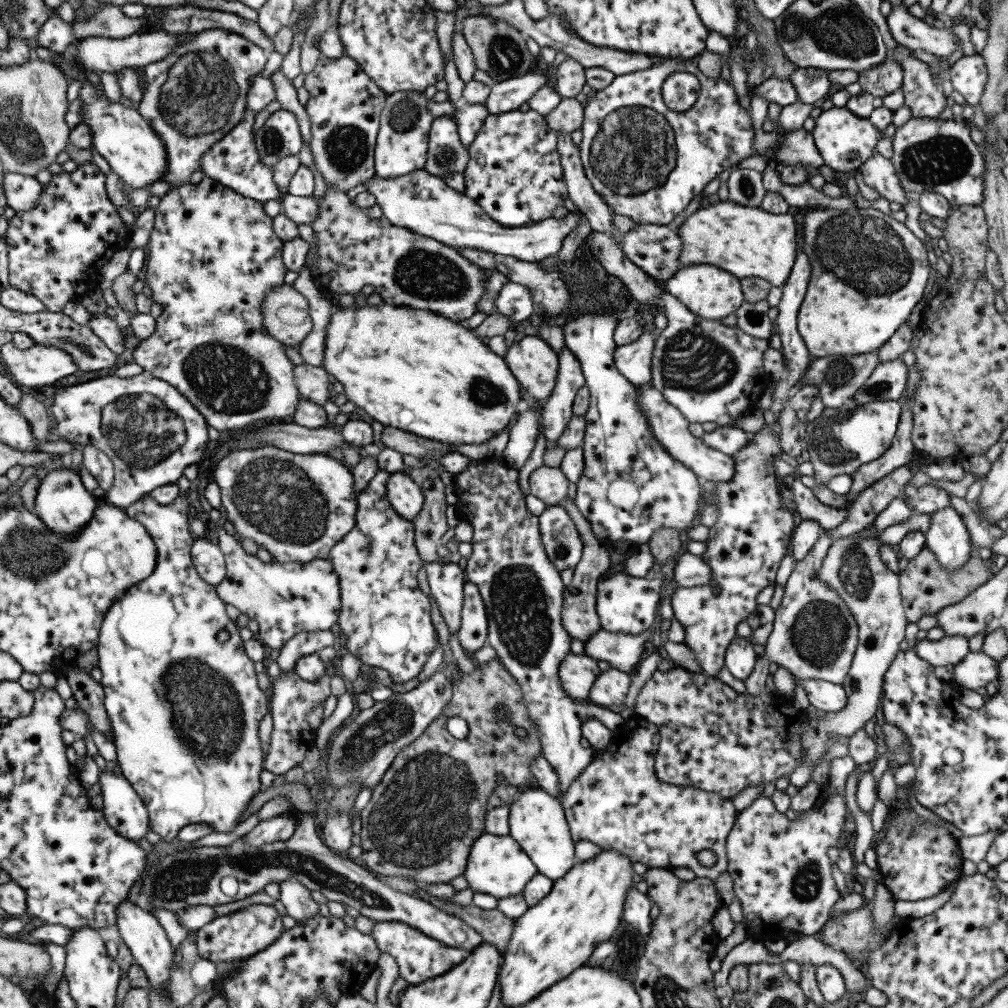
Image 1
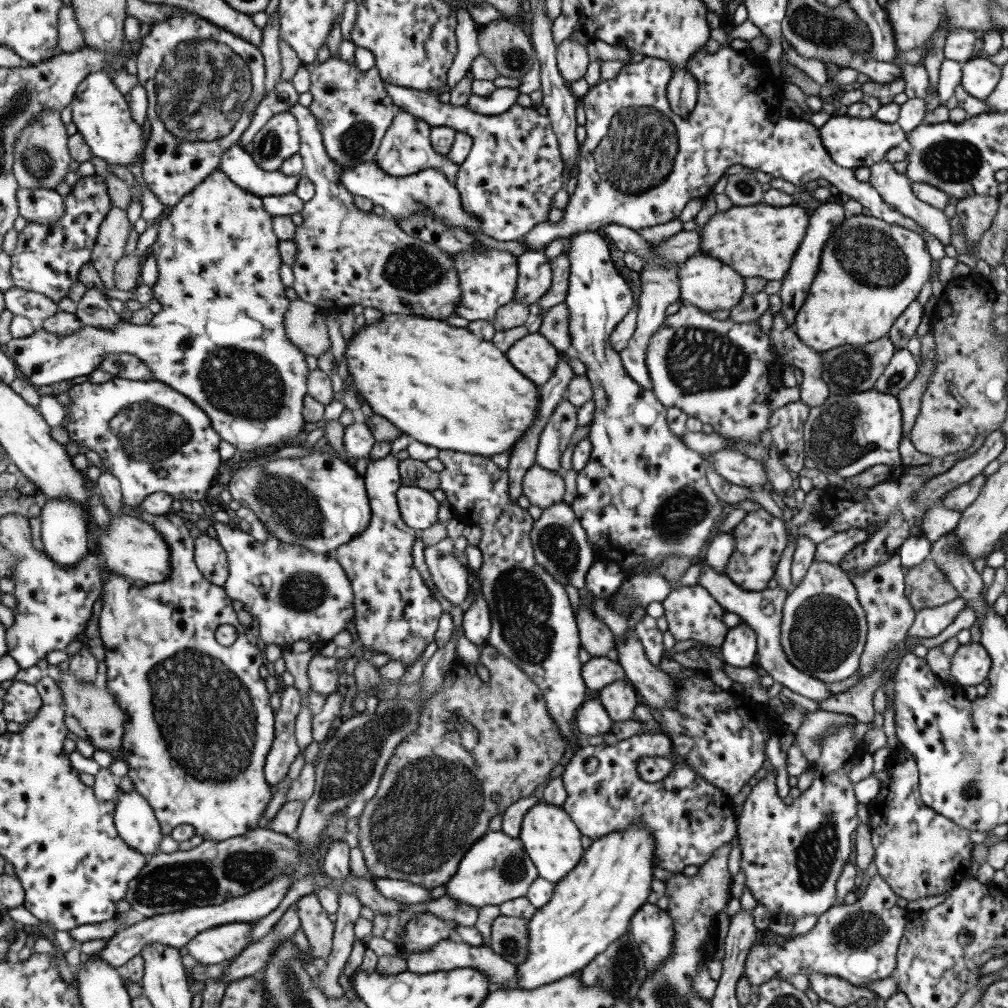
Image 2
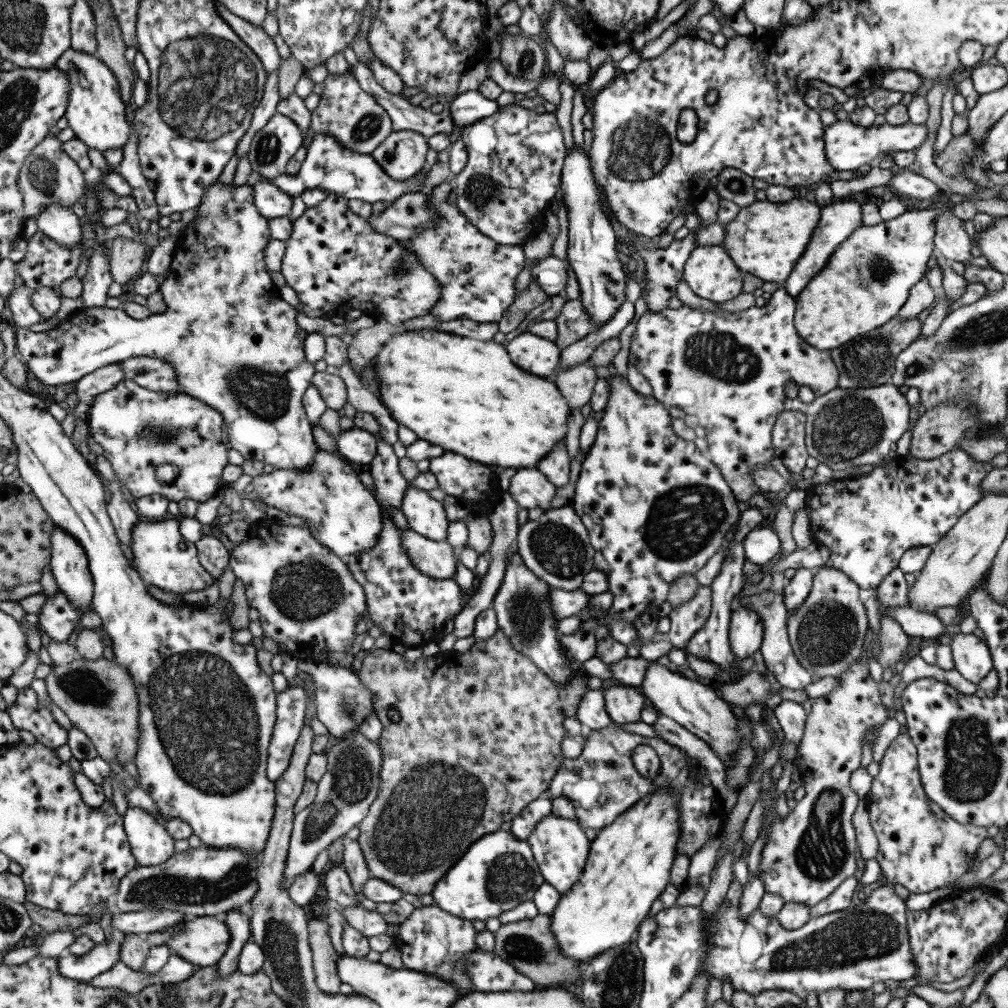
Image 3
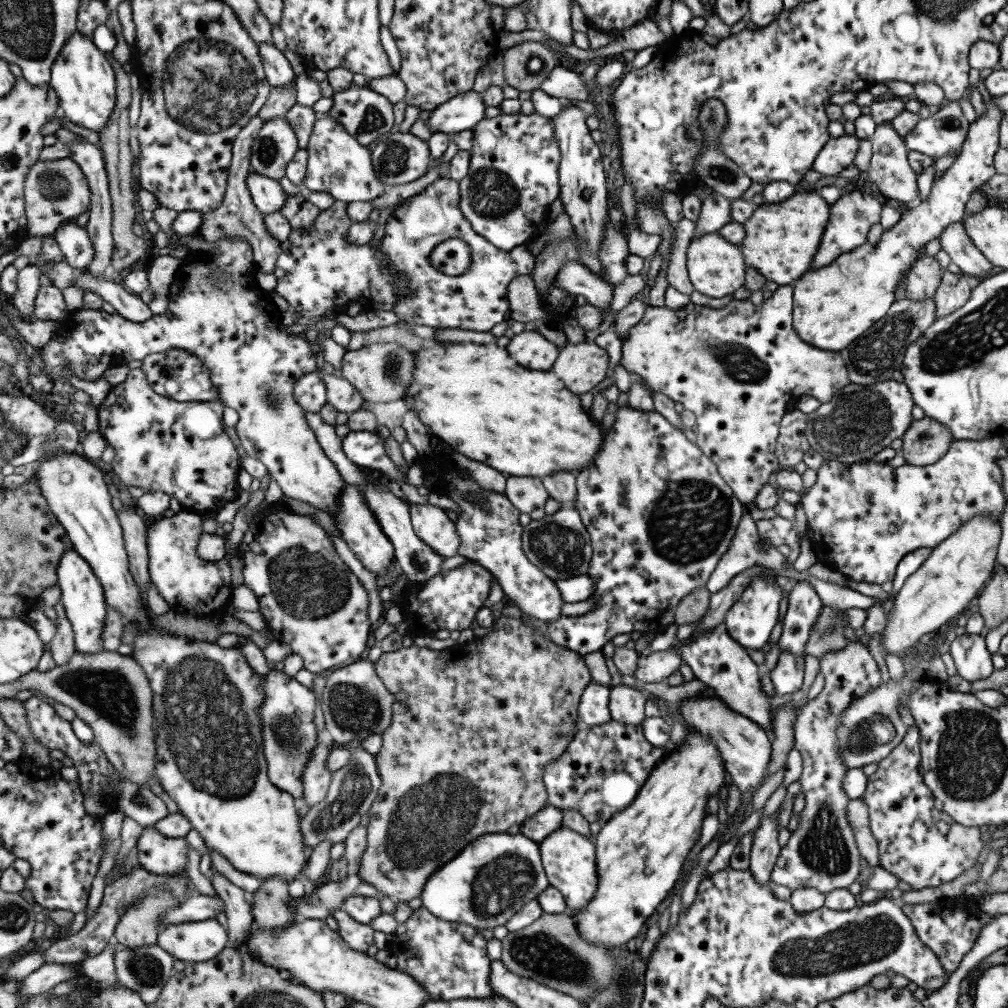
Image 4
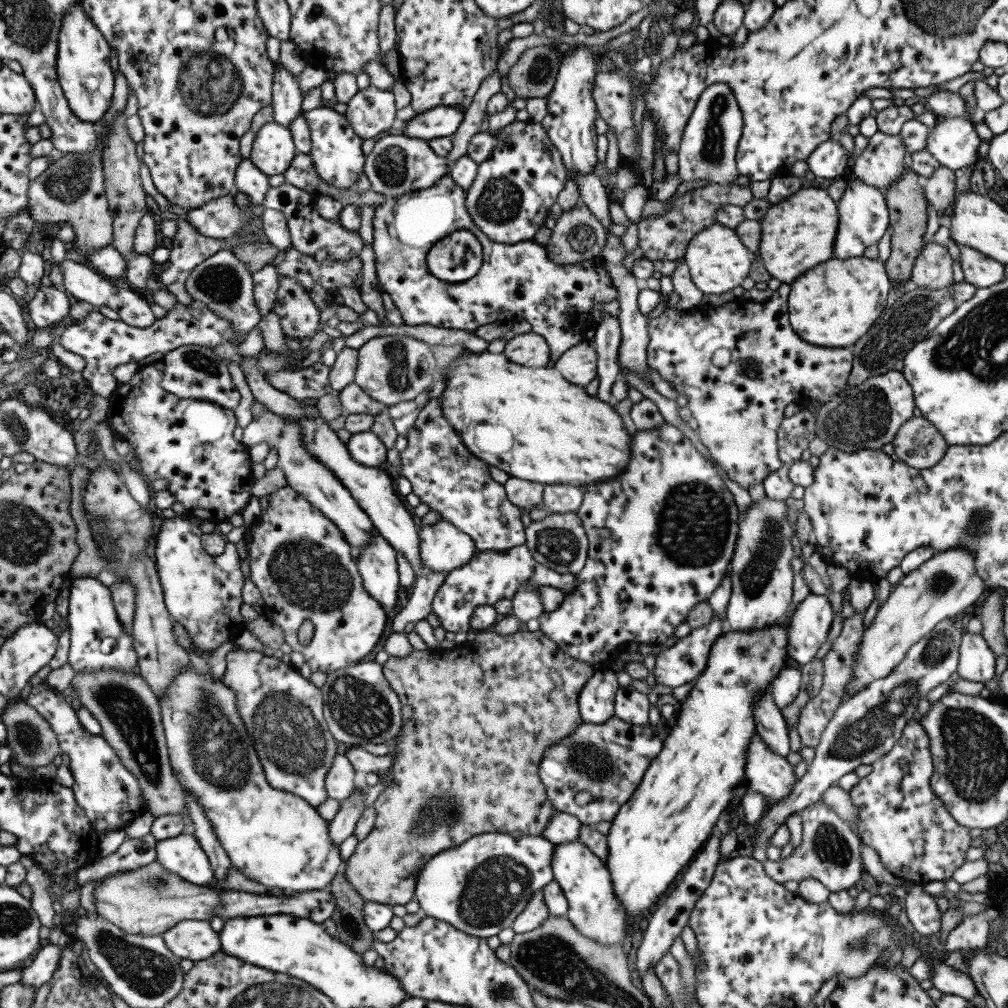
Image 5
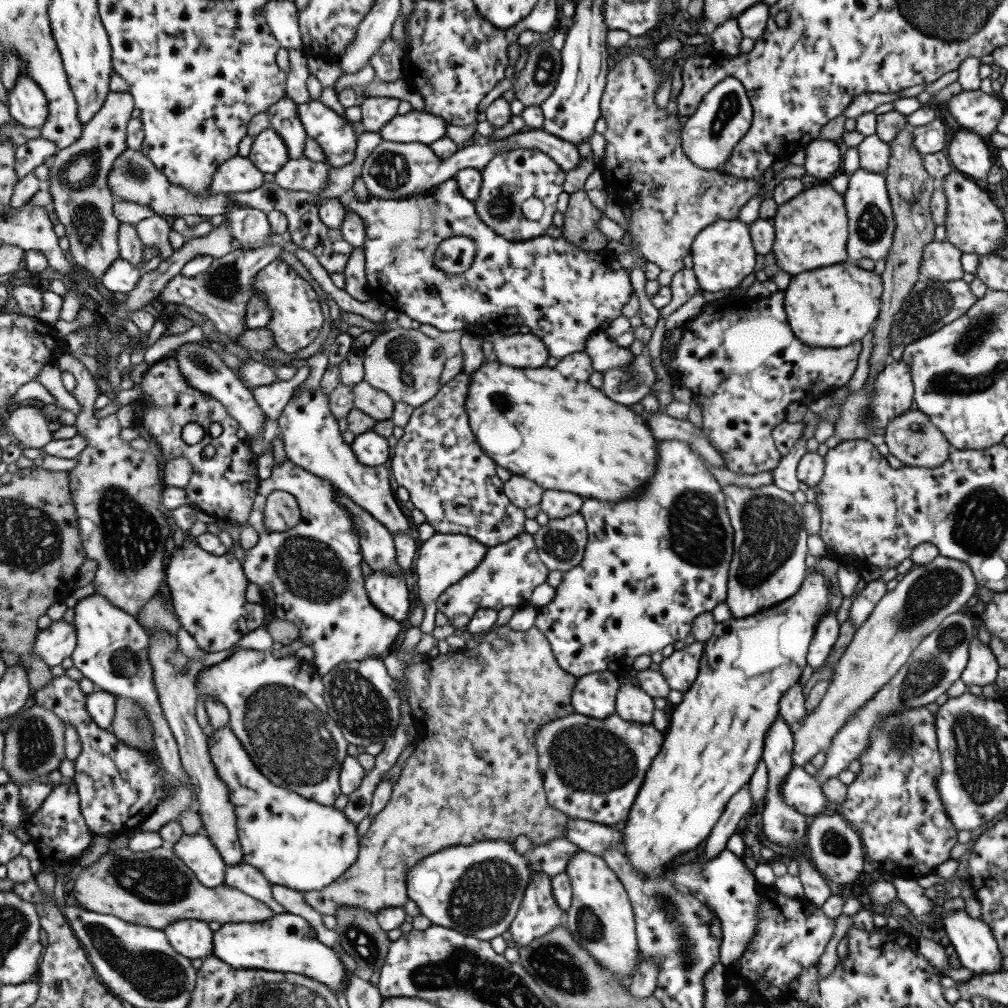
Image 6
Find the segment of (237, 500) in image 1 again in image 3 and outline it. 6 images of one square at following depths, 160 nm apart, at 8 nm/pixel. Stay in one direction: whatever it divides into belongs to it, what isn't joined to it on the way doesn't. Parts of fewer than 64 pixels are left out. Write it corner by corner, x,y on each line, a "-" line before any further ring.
318,449
313,464
305,472
273,468
269,474
253,477
250,486
266,506
306,520
309,534
337,557
345,559
371,550
381,530
379,505
367,492
362,478
340,456

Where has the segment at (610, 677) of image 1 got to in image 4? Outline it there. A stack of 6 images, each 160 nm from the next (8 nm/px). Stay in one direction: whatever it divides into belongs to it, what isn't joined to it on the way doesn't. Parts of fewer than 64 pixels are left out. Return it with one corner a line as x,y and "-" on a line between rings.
627,685
612,686
608,700
610,719
628,725
640,725
645,718
645,701
643,694

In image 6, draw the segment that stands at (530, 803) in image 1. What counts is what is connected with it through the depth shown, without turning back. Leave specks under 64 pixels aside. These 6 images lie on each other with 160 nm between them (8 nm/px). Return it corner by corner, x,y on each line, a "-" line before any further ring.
575,851
564,868
571,887
571,901
566,911
566,925
577,945
599,964
599,968
622,979
635,972
638,946
634,930
633,910
626,891
615,873
599,855

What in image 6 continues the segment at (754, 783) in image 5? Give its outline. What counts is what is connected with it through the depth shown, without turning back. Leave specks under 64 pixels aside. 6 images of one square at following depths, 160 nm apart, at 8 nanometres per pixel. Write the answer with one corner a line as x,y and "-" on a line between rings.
792,765
781,783
782,801
799,814
815,816
833,810
815,777
805,773
802,767

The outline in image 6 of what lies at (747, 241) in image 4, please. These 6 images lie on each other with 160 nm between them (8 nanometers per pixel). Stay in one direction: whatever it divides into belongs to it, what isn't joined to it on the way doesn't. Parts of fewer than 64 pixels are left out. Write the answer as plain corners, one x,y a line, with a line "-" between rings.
828,184
803,189
776,207
777,212
771,219
774,239
770,252
773,252
779,270
795,276
805,270
848,260
845,250
848,230
844,200

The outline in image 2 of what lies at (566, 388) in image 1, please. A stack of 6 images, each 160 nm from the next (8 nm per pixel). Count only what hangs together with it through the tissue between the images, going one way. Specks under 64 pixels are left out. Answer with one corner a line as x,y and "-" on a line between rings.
562,399
555,406
553,414
539,434
534,465
562,474
559,459
576,429
576,412
576,407
567,399

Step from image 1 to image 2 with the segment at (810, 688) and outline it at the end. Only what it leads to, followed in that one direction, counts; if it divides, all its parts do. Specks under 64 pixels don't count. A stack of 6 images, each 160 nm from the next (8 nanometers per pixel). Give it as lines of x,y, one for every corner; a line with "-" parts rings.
703,561
696,586
703,587
708,596
713,597
726,612
737,614
742,622
749,627
756,636
756,667
764,674
771,676
775,682
779,682
781,687
789,689
791,692
803,696
812,701
823,701
831,696
827,690
826,683
822,680
814,679
812,676
797,670
797,667
789,664
787,657
784,655
780,645
780,622
781,609
785,597
791,590
791,586
787,591
775,587
759,592
751,592
741,590
736,584
733,584
727,575
717,572
712,566
707,565

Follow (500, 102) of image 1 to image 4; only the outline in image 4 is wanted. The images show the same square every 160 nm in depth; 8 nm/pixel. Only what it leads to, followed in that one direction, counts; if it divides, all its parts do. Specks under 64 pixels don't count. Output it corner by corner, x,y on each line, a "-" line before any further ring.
473,90
456,94
443,104
431,110
426,125
431,133
452,135
462,130
471,130
475,123
483,119
485,105
482,95

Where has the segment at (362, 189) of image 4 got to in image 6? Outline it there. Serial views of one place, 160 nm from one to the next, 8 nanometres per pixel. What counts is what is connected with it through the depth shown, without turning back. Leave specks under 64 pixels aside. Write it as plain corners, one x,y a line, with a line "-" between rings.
315,99
298,104
296,111
306,136
320,146
327,167
339,168
353,160
356,136
343,117

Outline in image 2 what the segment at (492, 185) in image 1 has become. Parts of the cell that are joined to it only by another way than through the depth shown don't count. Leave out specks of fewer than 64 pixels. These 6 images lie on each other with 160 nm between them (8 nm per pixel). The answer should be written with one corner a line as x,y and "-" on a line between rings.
383,83
383,86
395,107
401,107
409,114
424,120
430,127
447,126
472,138
472,145
464,161
459,164
452,185
460,194
461,210
480,222
481,232
495,240
505,242
521,238
532,226
547,221
547,215
552,208
553,194
565,186
561,179
564,164
549,118
539,115
534,106
521,107
517,103
501,114
482,115
469,110
465,105
441,103
434,91
403,88
389,83

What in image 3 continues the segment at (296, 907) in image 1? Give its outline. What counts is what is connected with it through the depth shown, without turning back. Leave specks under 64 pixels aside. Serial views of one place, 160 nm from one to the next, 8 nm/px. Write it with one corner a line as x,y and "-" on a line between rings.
319,918
309,920
307,933
317,988
325,994
338,993
340,980
335,974
335,950
327,934
327,922

